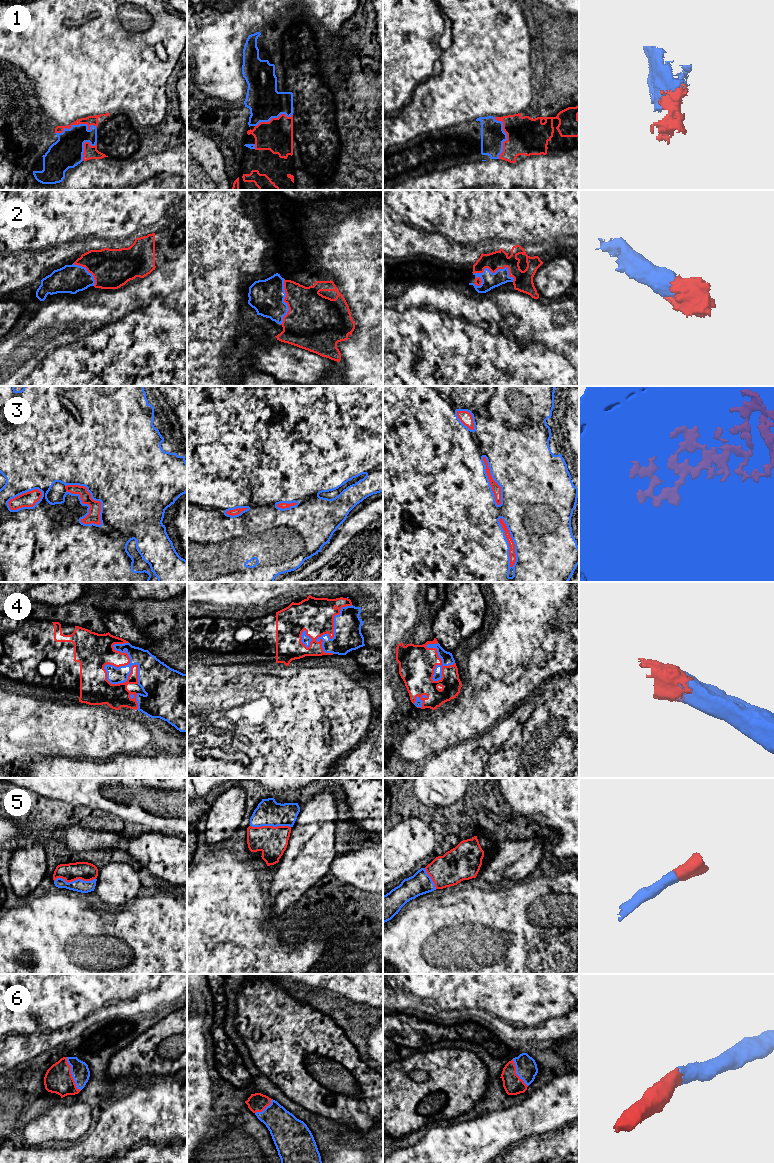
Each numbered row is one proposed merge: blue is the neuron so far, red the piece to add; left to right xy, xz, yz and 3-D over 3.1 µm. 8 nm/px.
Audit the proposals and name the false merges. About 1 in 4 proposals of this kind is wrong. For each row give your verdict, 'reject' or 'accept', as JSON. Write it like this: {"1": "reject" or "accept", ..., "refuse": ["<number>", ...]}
{"1": "accept", "2": "accept", "3": "accept", "4": "accept", "5": "accept", "6": "accept", "refuse": []}

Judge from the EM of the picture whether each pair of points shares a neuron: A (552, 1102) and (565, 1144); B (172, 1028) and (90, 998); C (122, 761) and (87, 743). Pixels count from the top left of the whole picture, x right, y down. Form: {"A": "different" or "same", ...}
{"A": "different", "B": "different", "C": "different"}

